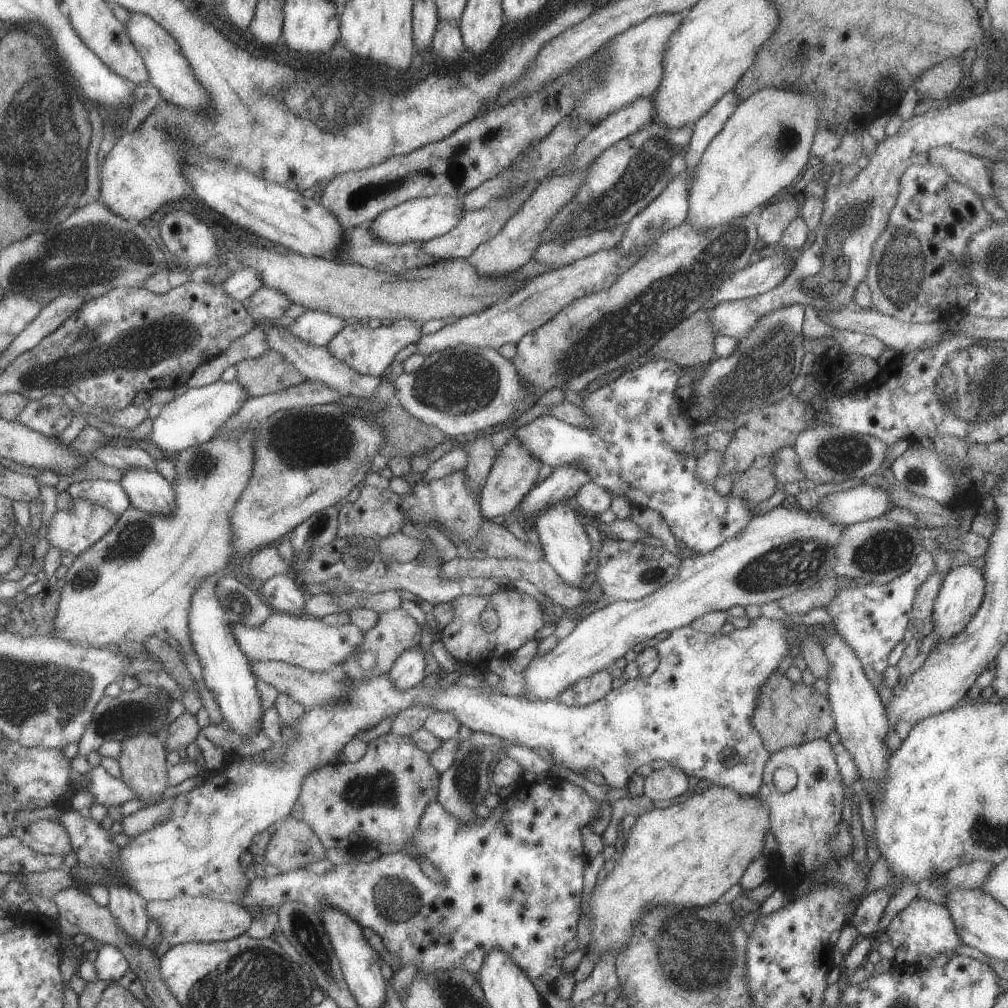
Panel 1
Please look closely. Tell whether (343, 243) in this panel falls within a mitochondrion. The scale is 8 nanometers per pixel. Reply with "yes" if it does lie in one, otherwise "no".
no

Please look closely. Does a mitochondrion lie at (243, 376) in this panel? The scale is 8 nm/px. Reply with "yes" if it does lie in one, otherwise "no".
no

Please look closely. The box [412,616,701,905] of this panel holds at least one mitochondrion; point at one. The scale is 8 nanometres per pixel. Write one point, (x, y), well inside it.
(467, 777)

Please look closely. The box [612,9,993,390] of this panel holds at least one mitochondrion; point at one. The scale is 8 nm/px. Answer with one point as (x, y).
(899, 270)

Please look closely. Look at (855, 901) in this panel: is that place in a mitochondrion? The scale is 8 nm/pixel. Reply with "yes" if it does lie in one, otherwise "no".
no

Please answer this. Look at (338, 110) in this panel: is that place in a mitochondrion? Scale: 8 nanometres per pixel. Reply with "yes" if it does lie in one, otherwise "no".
yes

